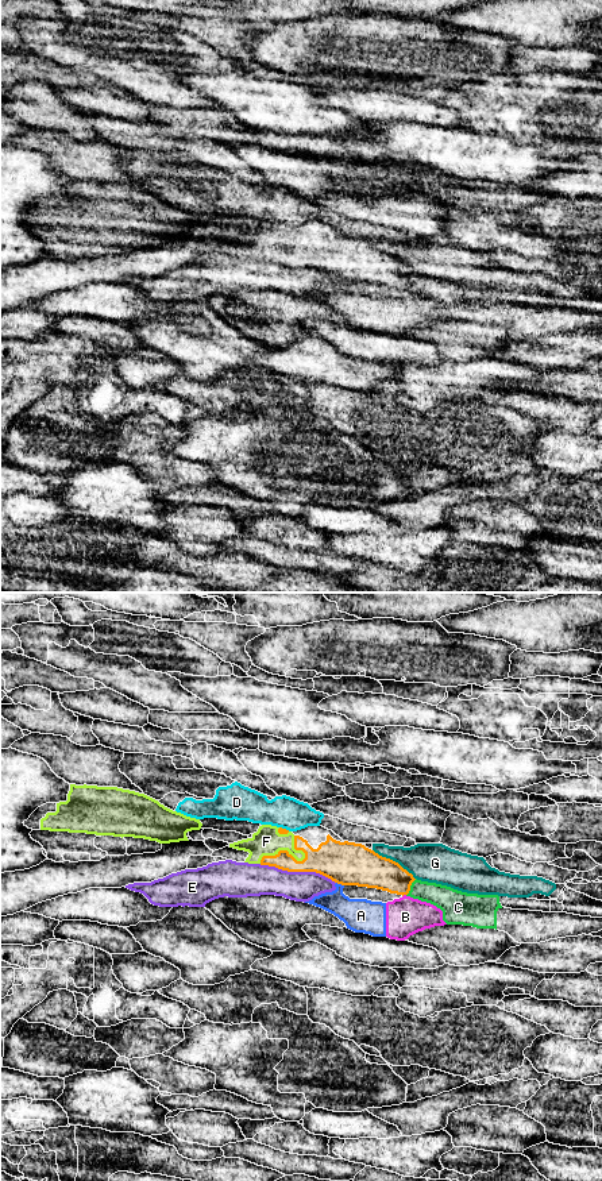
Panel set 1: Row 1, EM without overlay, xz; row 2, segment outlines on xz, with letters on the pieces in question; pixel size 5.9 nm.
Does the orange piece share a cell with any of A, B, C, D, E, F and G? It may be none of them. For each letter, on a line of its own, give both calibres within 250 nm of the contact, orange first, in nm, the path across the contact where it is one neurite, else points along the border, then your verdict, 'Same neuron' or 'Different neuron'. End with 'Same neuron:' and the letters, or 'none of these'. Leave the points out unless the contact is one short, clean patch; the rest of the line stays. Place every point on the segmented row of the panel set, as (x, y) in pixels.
A: Thickness 260 nm (orange) against 200 nm. Different neuron
B: Thickness 200 nm (orange) against 220 nm. Different neuron
C: Thickness 200 nm (orange) against 150 nm. Different neuron
D: Thickness 40 nm (orange) against 190 nm. Boundary: xz (280, 826), (289, 830). Different neuron
E: Thickness 220 nm (orange) against 180 nm. Different neuron
F: Thickness 160 nm (orange) against 170 nm. Same neuron
G: Thickness 260 nm (orange) against 240 nm. Different neuron
Same neuron: F

